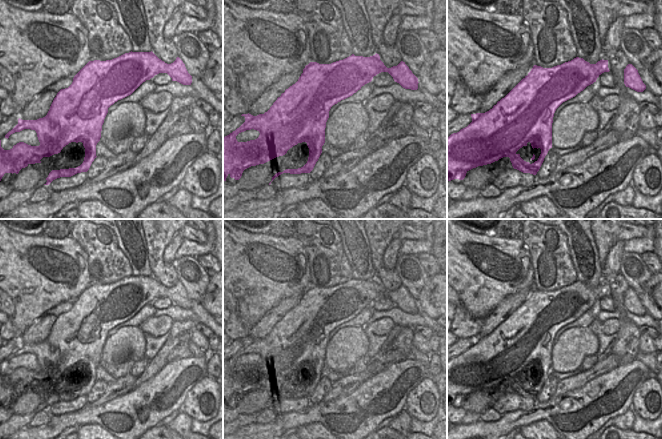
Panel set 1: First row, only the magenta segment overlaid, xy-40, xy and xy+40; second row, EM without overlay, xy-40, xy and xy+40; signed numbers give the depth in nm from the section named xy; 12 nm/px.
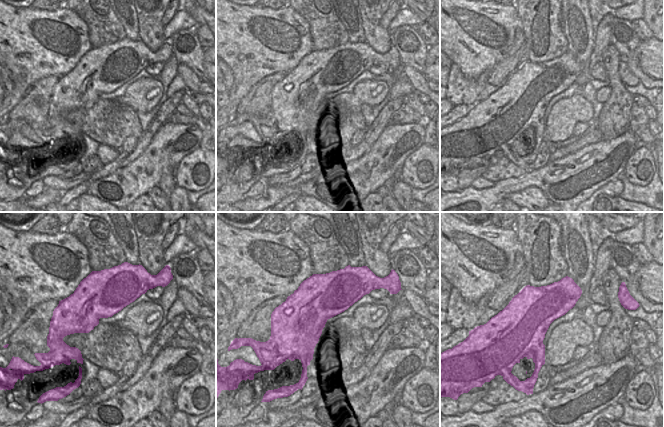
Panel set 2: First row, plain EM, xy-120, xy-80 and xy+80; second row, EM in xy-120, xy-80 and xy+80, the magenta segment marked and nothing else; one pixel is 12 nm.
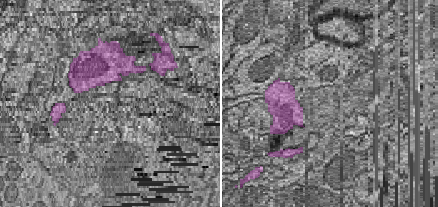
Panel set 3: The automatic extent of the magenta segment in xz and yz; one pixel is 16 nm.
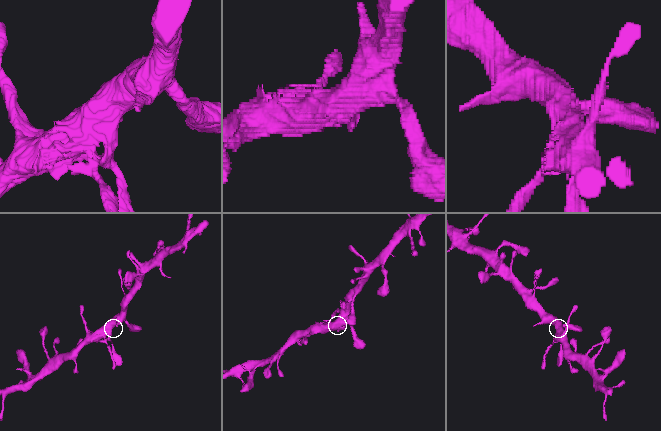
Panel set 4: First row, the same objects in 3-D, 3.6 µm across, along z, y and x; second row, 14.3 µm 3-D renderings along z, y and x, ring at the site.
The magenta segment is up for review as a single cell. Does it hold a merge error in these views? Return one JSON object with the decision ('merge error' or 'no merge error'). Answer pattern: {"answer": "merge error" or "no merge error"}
{"answer": "merge error"}

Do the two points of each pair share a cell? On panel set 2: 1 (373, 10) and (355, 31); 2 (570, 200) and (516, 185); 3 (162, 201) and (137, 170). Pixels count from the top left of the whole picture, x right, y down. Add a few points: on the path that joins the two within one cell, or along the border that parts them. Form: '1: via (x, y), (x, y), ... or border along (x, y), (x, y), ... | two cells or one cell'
1: border along (359, 10), (362, 32), (366, 41) | two cells
2: via (556, 200), (538, 181), (530, 181) | one cell
3: border along (156, 185), (146, 193) | two cells

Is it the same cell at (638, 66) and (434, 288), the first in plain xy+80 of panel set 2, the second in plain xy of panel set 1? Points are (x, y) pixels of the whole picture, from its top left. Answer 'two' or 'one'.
one

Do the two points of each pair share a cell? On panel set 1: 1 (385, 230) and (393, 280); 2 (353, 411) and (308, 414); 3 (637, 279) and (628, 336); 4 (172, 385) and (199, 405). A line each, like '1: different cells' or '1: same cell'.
1: same cell
2: same cell
3: different cells
4: different cells

